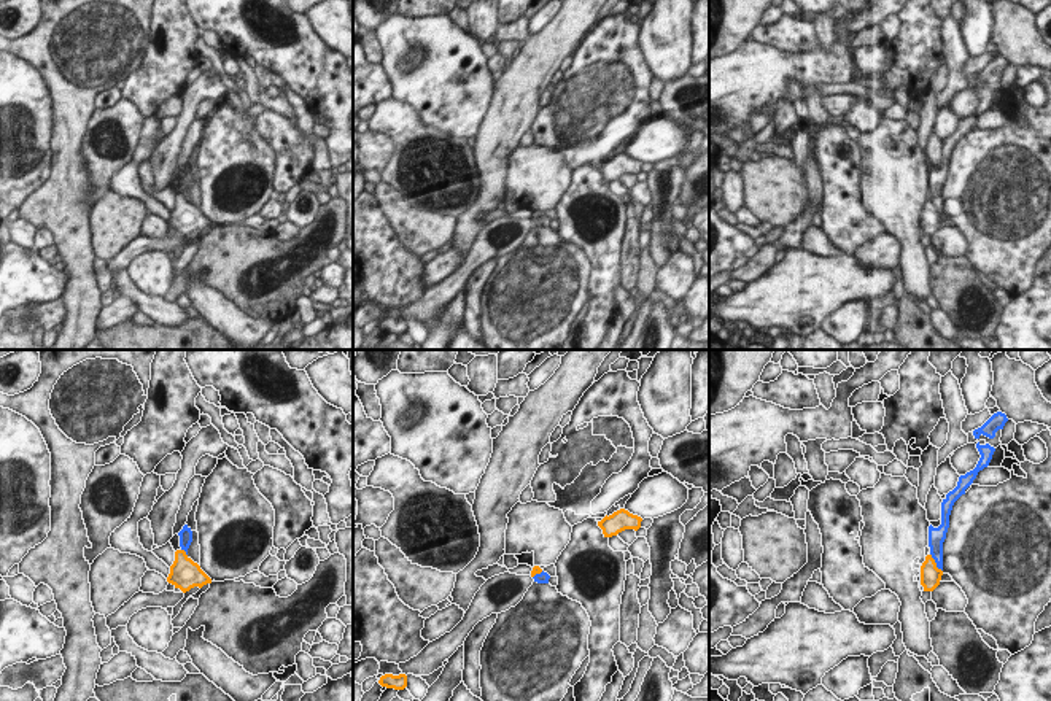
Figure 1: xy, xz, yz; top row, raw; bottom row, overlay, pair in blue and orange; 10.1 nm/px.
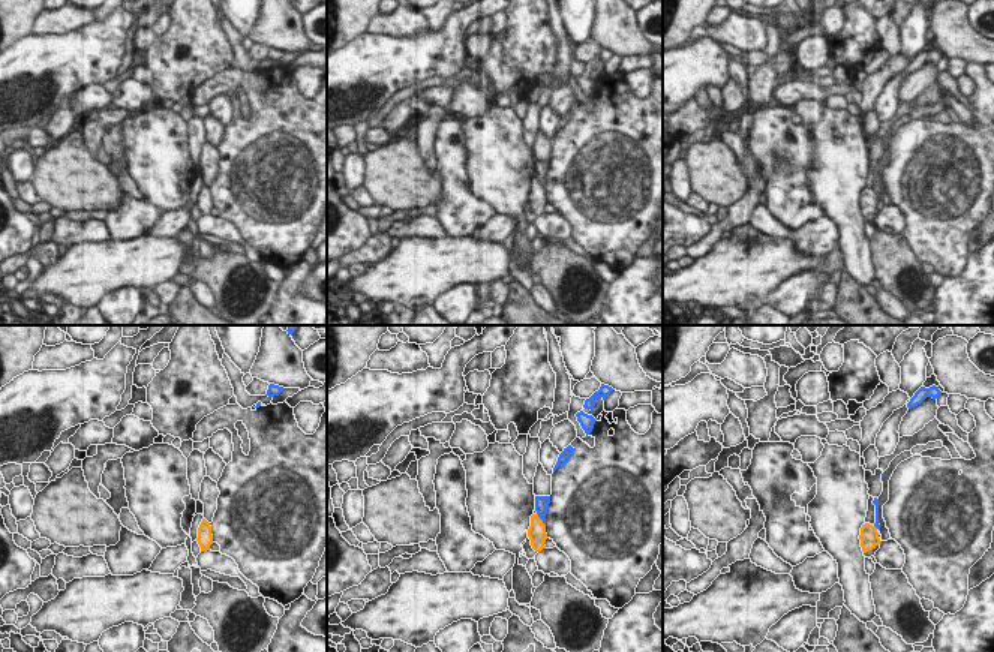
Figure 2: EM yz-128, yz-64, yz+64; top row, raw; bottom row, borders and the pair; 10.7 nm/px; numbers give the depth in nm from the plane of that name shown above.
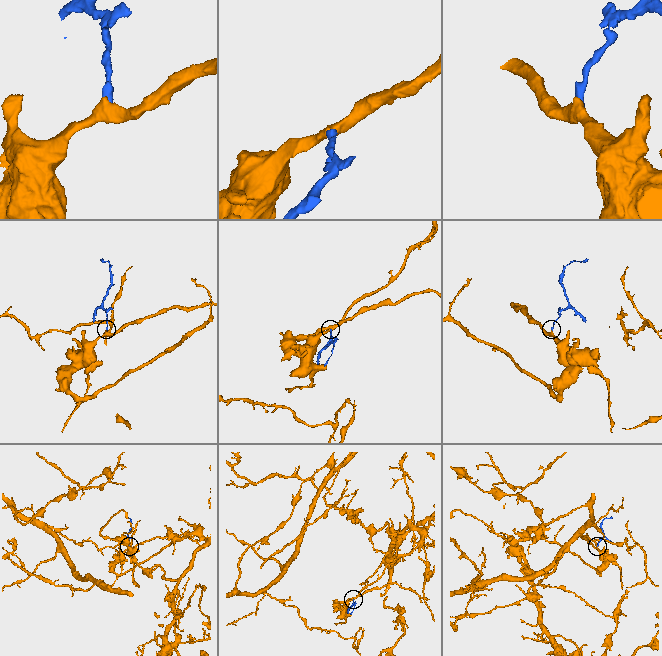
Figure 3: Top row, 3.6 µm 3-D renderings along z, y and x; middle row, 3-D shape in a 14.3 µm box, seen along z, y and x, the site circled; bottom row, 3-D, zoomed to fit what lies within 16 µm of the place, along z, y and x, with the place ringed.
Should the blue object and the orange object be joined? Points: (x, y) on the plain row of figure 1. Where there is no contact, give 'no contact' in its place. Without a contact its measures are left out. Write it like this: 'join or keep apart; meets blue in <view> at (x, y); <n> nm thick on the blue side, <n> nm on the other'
keep apart; meets blue in yz at (935, 205); 160 nm thick on the blue side, 220 nm on the other

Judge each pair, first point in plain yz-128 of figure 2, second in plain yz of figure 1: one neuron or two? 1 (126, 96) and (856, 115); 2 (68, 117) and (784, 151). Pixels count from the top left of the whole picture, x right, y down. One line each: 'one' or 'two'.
1: one
2: two

